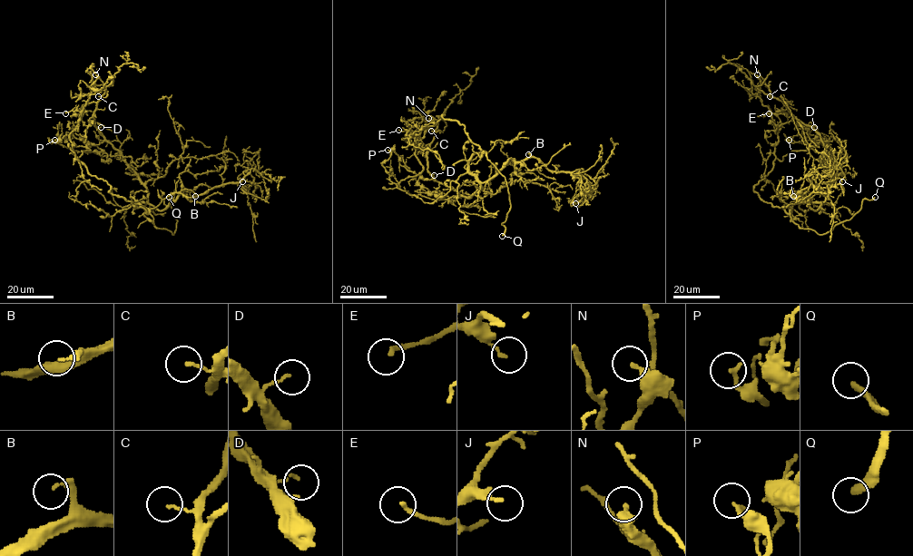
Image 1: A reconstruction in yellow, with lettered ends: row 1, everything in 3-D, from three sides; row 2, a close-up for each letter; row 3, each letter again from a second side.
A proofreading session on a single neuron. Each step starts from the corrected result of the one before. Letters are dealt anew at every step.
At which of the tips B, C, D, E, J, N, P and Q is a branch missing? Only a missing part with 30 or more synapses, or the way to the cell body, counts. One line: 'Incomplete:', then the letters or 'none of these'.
Incomplete: B, E, Q

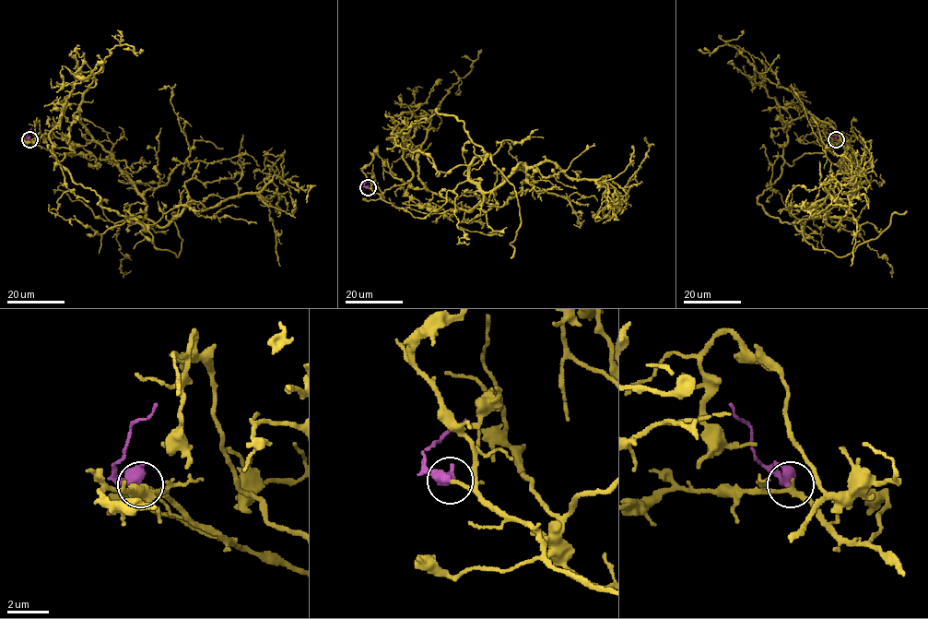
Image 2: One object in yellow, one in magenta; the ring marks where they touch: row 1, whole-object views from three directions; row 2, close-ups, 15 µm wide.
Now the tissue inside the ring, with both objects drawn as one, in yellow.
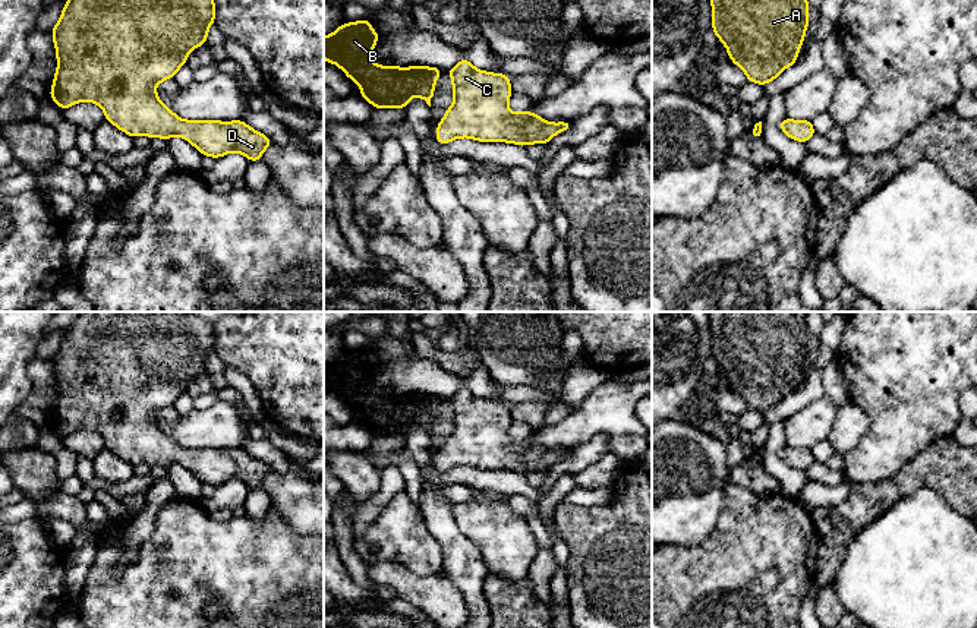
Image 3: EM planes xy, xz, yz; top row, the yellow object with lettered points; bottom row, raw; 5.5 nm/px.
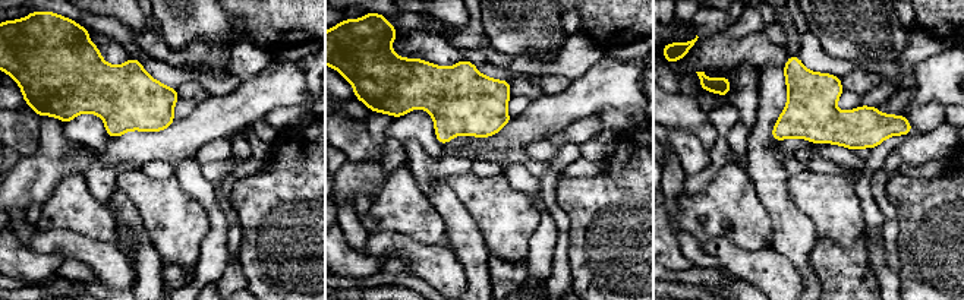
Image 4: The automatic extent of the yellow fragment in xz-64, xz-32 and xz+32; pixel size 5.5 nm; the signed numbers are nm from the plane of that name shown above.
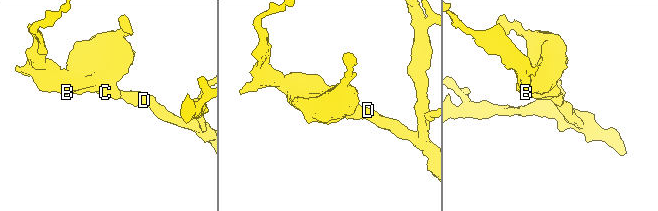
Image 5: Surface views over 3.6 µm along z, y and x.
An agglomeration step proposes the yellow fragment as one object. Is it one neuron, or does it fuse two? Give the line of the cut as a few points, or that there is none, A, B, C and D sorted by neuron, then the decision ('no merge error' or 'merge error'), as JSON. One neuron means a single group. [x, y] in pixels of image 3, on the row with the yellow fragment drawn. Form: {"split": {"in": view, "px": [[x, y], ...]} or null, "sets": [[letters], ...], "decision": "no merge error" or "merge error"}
{"split": null, "sets": [["A", "B", "C", "D"]], "decision": "no merge error"}

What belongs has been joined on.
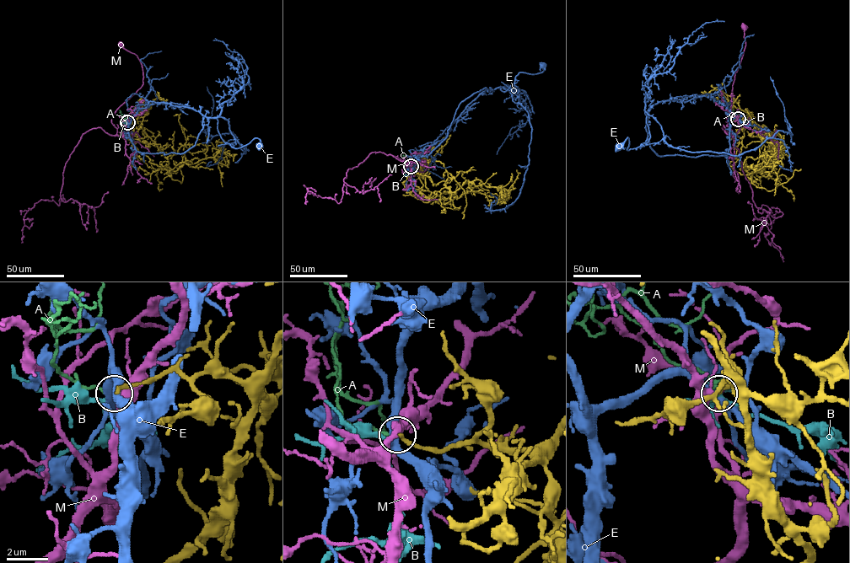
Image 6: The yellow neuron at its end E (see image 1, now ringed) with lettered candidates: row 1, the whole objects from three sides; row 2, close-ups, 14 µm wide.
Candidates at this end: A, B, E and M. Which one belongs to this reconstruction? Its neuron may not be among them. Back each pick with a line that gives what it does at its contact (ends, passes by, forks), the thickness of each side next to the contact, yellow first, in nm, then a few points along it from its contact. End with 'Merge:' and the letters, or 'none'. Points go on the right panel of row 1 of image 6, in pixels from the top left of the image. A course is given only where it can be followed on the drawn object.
B: it passes by | 200/160 nm | via (738, 119), (751, 126)
Merge: B

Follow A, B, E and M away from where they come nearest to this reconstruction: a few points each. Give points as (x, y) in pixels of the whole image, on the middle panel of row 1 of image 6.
A: (411, 166), (403, 155)
B: (411, 166), (411, 171), (403, 177)
E: (411, 166), (425, 147), (444, 138), (483, 92), (503, 92), (519, 72), (540, 72), (542, 64)
M: (411, 165), (408, 167), (395, 156), (398, 160), (426, 163), (423, 172), (405, 170)

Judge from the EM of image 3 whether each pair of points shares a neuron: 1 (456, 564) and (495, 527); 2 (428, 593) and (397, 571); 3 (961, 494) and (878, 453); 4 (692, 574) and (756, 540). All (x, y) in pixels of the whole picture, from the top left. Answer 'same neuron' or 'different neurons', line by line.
1: different neurons
2: same neuron
3: different neurons
4: same neuron

